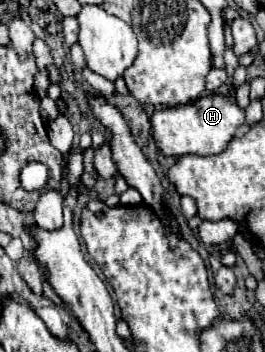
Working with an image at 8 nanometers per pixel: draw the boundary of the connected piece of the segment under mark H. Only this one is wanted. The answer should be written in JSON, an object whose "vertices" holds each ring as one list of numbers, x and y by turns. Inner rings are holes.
{"vertices":[[209,94,185,106,159,108,153,112,149,122,151,122,153,140,163,156,175,156,175,158,185,154,207,156,207,154,219,154,225,150,229,140,235,136,237,128,245,122,245,114,227,96]]}

